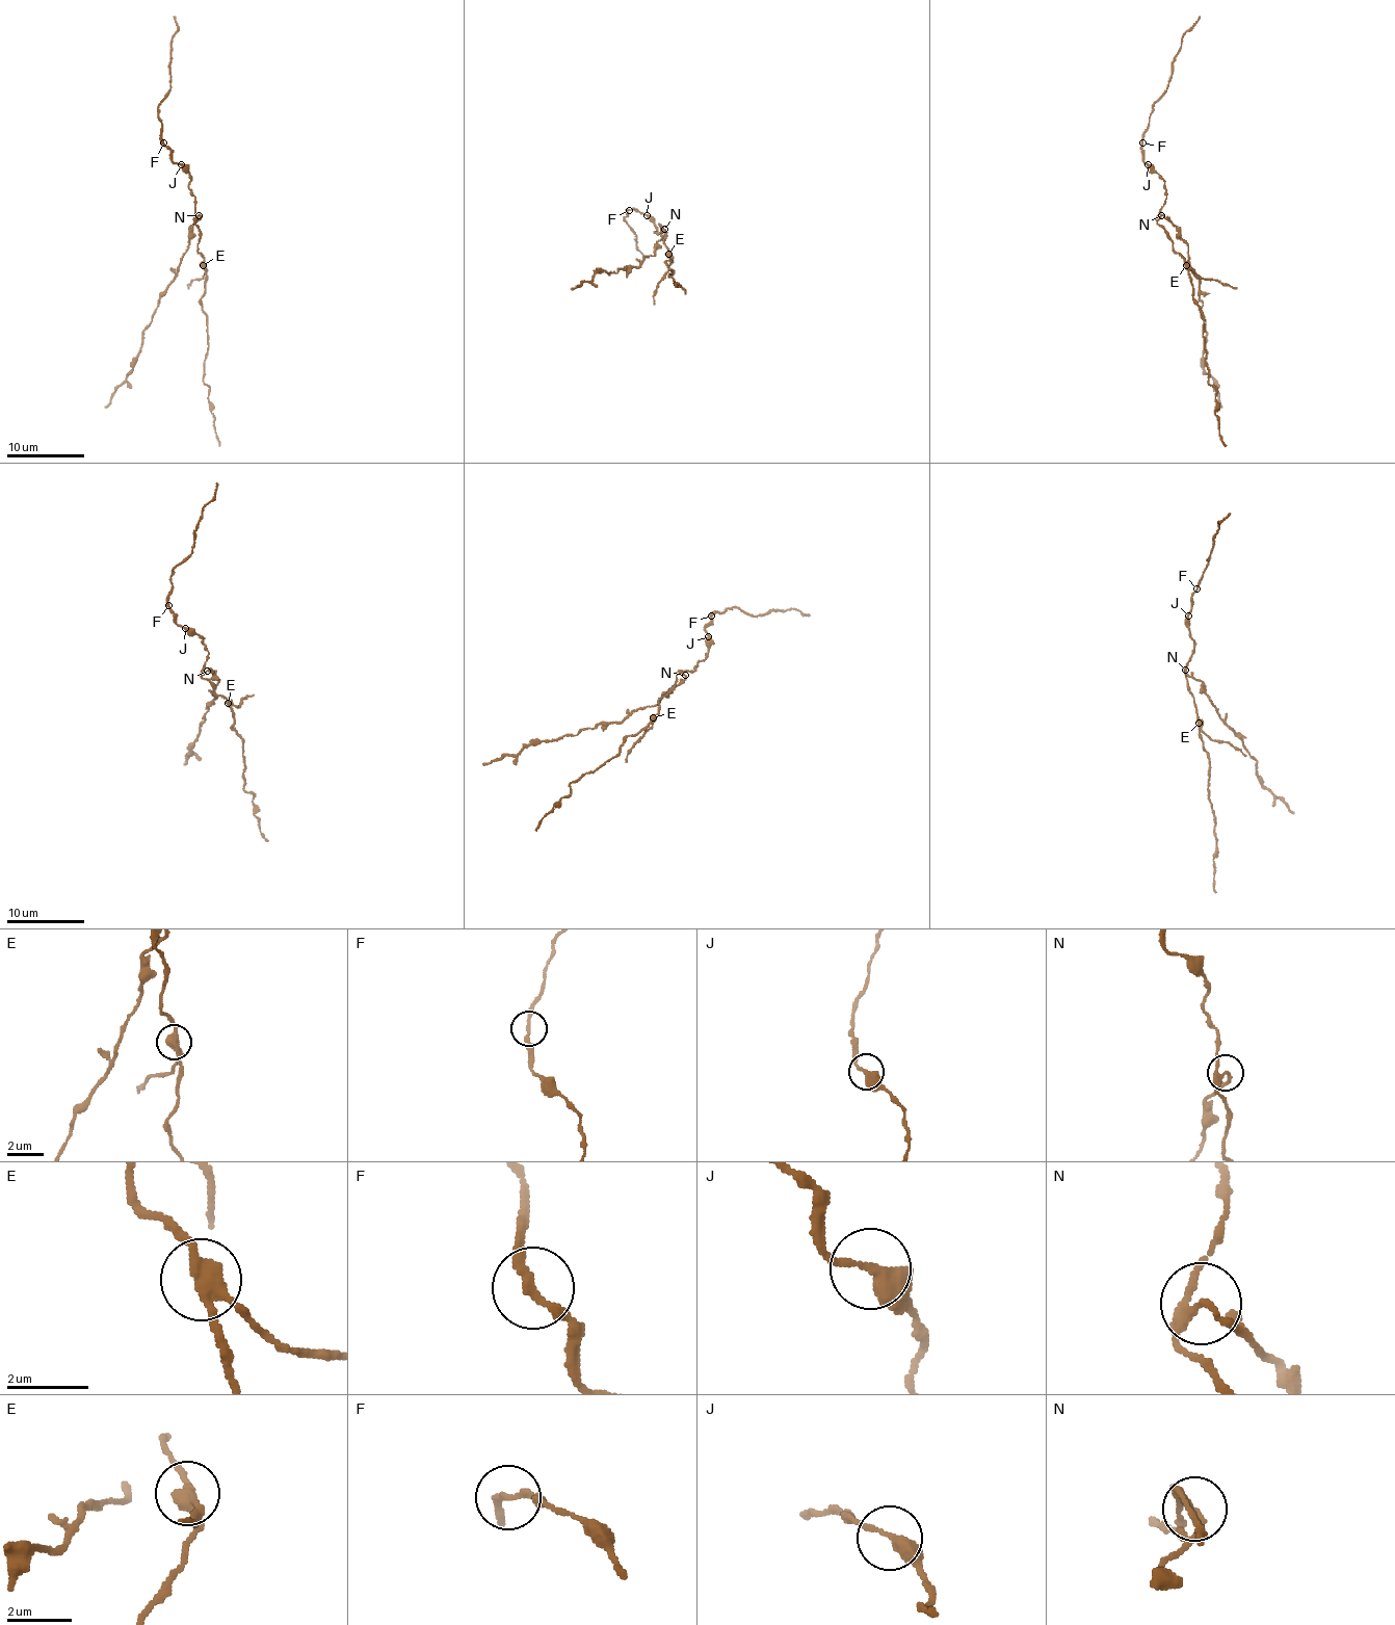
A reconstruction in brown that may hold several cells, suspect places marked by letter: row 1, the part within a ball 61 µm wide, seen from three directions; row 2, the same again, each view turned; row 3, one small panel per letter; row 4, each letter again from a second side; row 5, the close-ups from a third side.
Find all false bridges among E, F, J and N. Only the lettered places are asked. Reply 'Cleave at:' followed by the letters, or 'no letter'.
Cleave at: E, N

